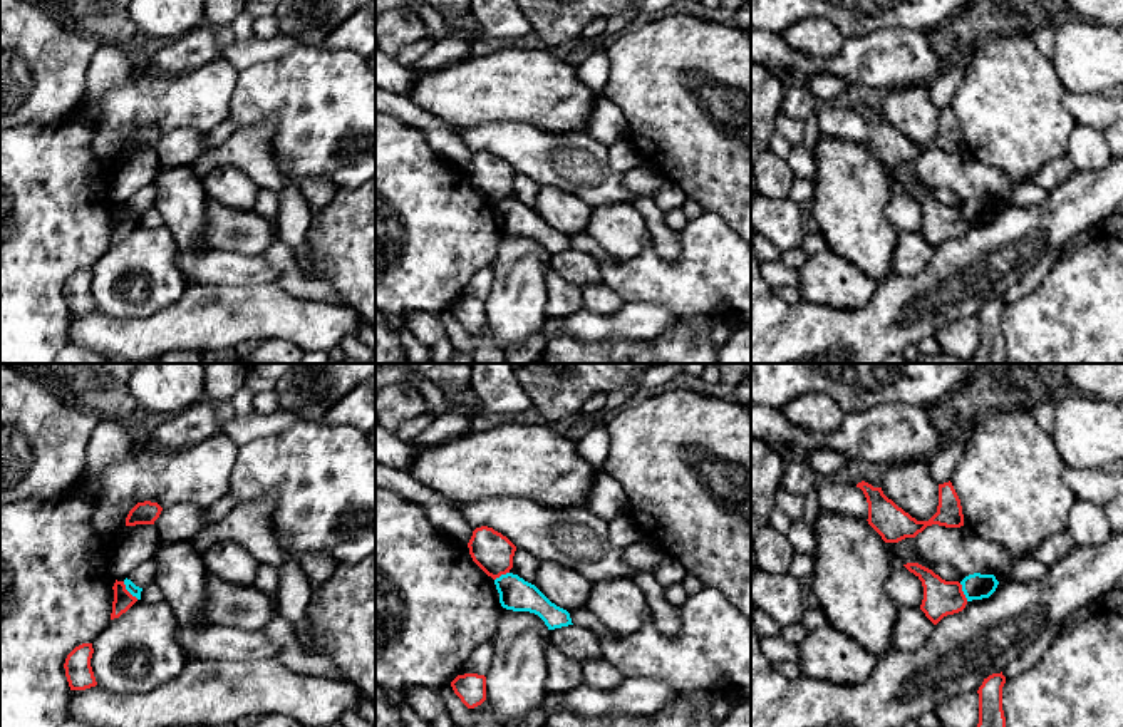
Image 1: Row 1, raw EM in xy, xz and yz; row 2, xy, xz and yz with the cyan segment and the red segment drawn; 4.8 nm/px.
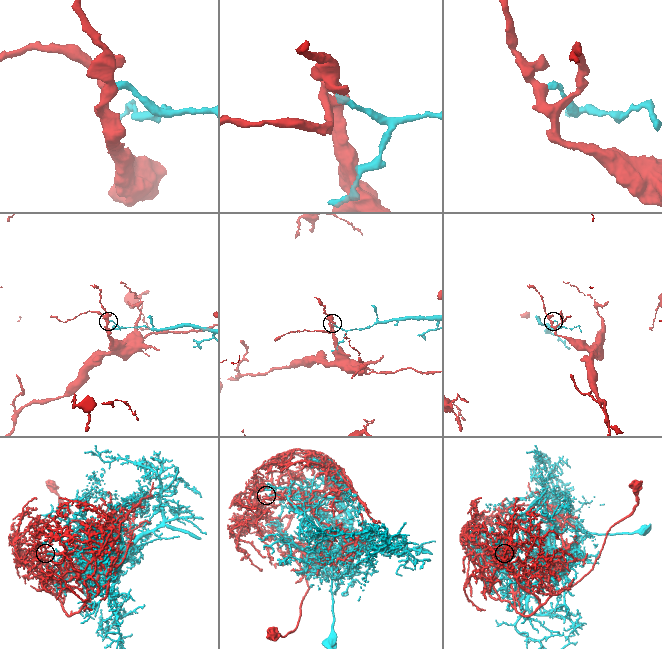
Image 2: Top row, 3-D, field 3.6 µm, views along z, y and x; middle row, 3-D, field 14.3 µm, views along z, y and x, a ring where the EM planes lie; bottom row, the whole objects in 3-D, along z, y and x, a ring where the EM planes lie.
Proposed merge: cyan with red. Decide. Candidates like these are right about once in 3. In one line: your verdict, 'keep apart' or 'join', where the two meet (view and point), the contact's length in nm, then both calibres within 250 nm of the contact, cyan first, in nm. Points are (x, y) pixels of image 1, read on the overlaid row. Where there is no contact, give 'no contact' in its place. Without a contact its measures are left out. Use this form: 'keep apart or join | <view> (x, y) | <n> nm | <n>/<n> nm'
keep apart | xy (129, 592) | 120 nm | 50/100 nm

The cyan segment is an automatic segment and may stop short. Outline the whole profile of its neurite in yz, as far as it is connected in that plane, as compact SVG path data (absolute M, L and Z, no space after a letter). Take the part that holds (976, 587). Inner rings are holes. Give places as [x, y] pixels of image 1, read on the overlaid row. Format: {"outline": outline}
{"outline": "M974 573L965 576L960 585L967 601L972 601L989 598L996 591L999 581L994 575Z"}

